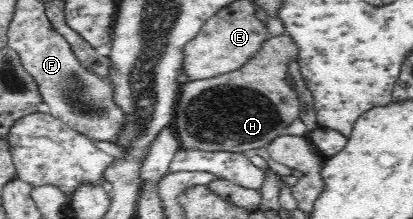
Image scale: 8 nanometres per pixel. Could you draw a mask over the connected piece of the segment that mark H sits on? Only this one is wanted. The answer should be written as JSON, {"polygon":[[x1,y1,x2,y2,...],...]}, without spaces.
{"polygon":[[287,33,271,37,253,58,249,58,241,68,231,72,203,80,192,80,183,83,171,124,180,141,182,149,203,150,207,152,245,153,248,150,259,149,271,143,276,137,282,136,289,126,301,114,301,102,297,92,287,83,287,68,291,62,297,61,297,43]]}

